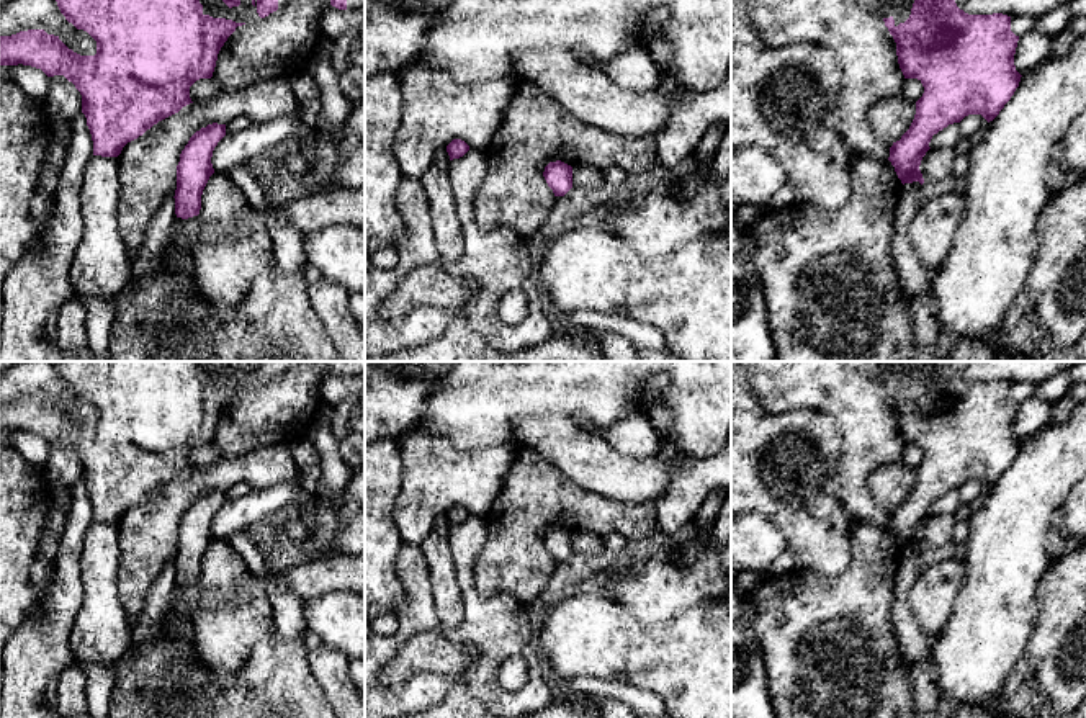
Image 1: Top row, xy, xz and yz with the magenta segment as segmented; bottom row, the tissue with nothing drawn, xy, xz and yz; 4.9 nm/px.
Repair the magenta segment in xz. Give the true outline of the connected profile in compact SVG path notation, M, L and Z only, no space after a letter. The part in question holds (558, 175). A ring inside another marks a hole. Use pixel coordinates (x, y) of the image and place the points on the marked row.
M561 160L550 162L543 177L554 196L564 196L572 188L572 167Z

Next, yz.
M914 0L904 23L883 18L896 43L896 56L904 79L918 79L924 93L916 101L916 114L909 129L890 147L888 160L901 183L924 183L921 160L931 149L934 134L968 114L981 114L993 121L1011 100L1021 82L1014 65L1019 36L1011 31L1011 16L1003 13L968 15L955 0Z

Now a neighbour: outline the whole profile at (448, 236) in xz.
M438 149L430 167L419 182L430 209L437 250L445 262L455 262L464 254L466 239L456 213L456 201L451 193L448 170L450 155L447 149Z

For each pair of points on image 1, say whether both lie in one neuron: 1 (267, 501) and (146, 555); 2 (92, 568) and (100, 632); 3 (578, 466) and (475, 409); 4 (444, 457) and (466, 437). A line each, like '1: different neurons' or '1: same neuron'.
1: different neurons
2: same neuron
3: different neurons
4: different neurons

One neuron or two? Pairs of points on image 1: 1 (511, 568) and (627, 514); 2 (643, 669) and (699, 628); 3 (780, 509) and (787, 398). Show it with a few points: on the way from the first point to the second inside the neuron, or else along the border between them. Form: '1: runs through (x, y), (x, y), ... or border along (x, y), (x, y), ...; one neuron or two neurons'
1: runs through (529, 535), (556, 507), (594, 512); one neuron
2: runs through (656, 658), (669, 658), (686, 641); one neuron
3: border along (753, 391), (759, 403), (774, 412), (825, 412); two neurons

